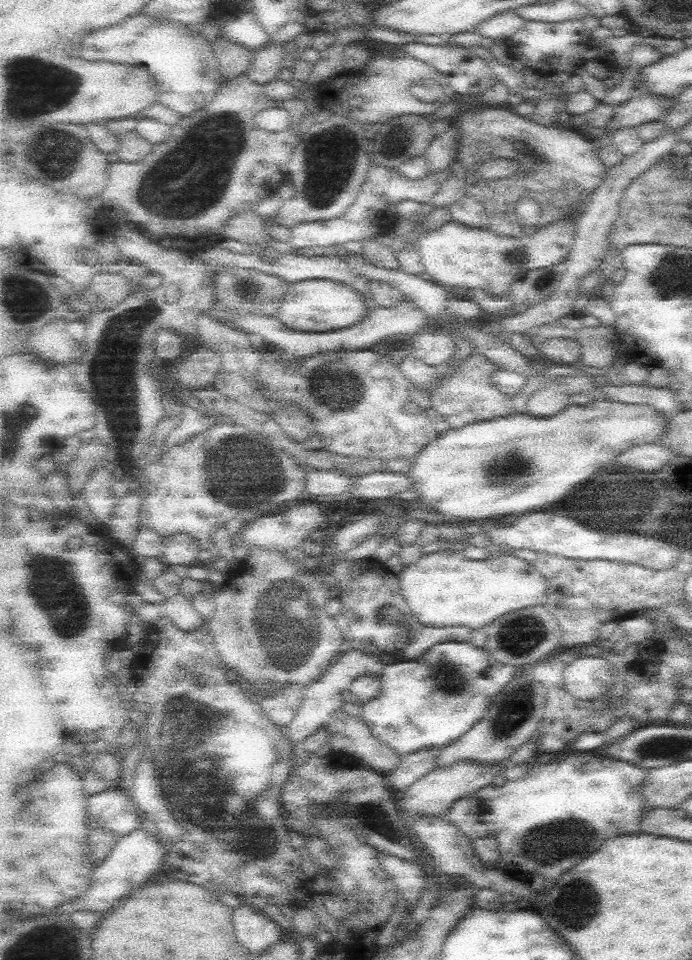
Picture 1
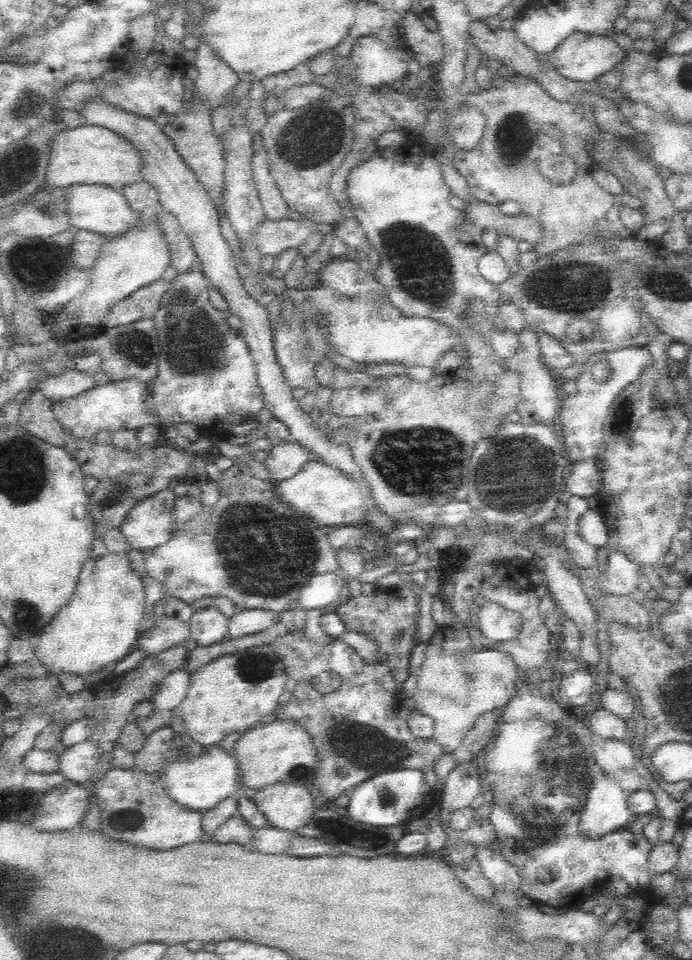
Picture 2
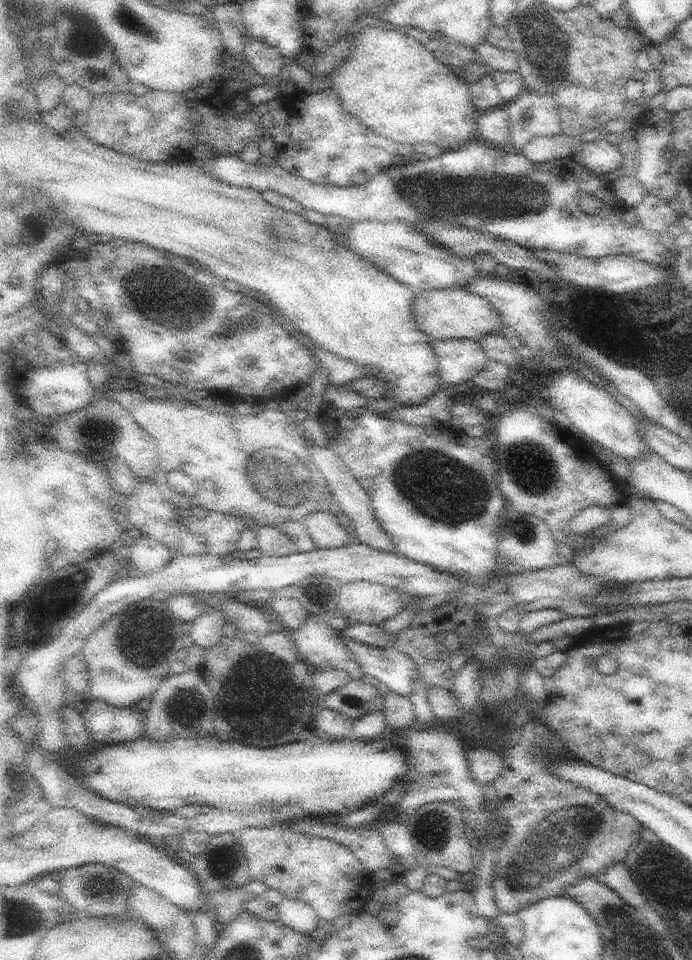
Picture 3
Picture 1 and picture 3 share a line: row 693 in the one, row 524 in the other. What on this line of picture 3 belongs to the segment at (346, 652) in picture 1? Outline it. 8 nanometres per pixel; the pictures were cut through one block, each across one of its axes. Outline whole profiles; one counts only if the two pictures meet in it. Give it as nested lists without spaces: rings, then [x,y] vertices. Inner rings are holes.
[[[318,511],[302,520],[314,546],[333,549],[350,543],[350,532],[342,526],[334,513]]]

